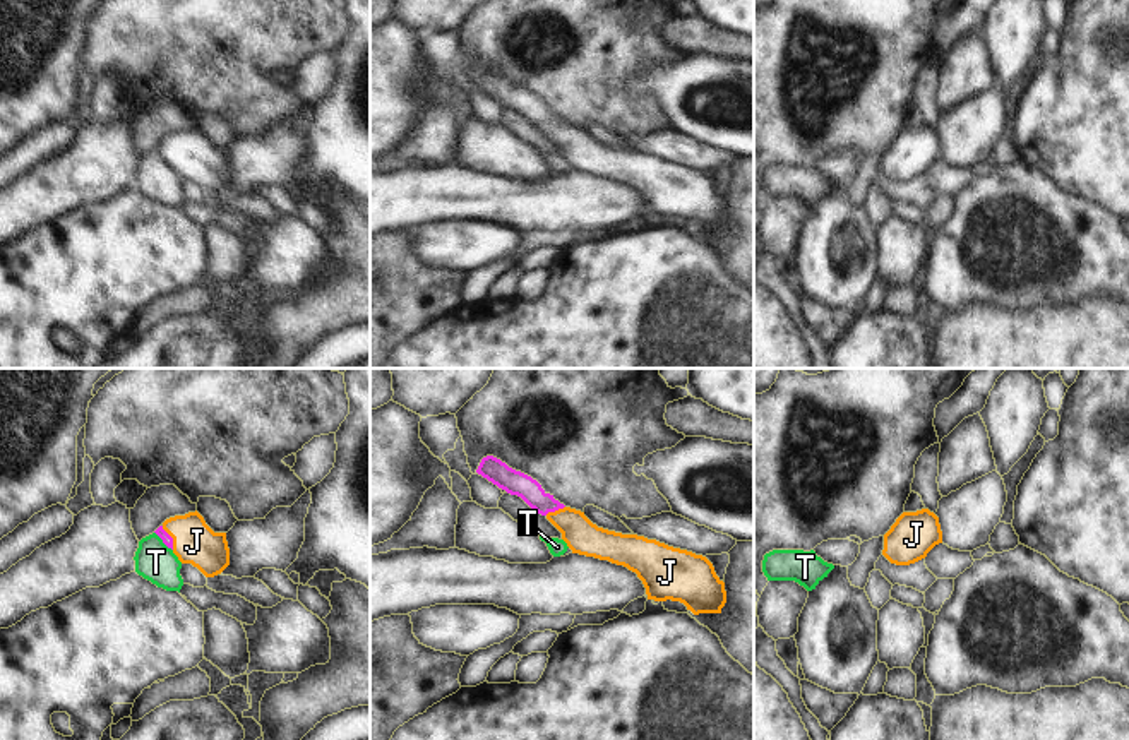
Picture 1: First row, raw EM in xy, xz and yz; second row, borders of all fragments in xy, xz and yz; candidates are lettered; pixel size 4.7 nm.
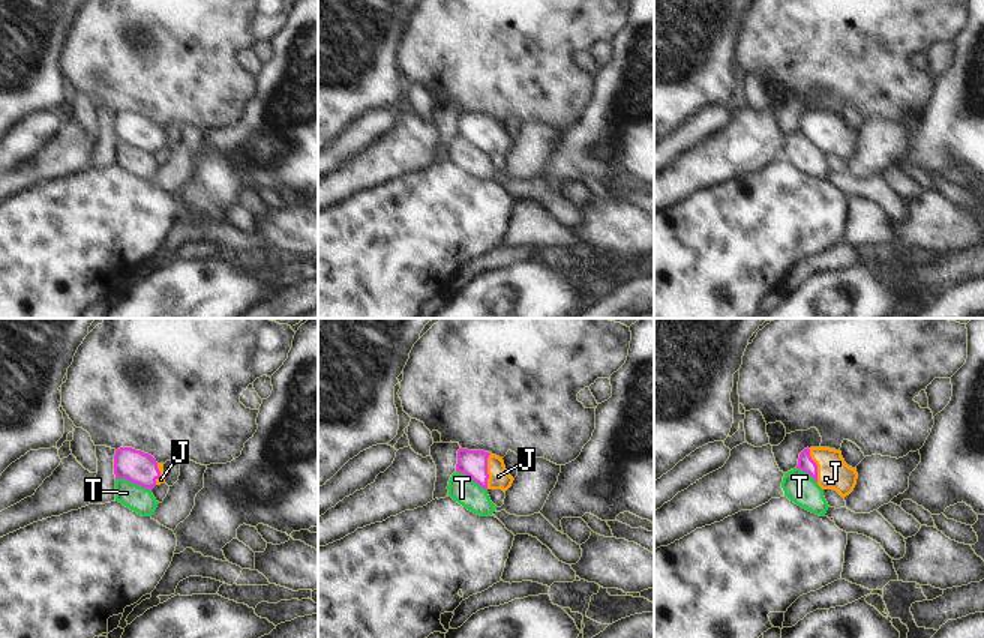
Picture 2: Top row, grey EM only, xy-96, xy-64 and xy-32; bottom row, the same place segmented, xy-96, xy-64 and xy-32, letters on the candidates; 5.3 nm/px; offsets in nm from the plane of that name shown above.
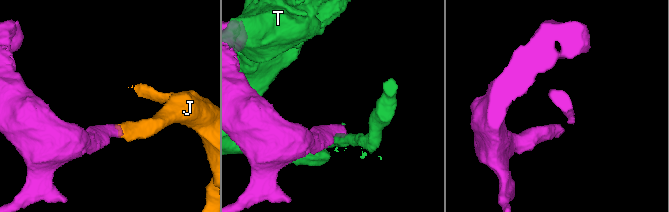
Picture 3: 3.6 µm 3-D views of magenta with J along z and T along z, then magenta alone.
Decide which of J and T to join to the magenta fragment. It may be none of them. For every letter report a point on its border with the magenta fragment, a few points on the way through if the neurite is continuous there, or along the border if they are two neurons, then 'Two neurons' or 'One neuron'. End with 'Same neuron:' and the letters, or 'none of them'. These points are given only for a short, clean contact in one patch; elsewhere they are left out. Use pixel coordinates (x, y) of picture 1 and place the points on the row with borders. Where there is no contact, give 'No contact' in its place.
J: Touches magenta at xy (172, 538). Path across: xy (160, 531), (172, 538), (191, 538), (194, 542). One neuron
T: Touches magenta at xy (163, 542). Two neurons
Same neuron: J

